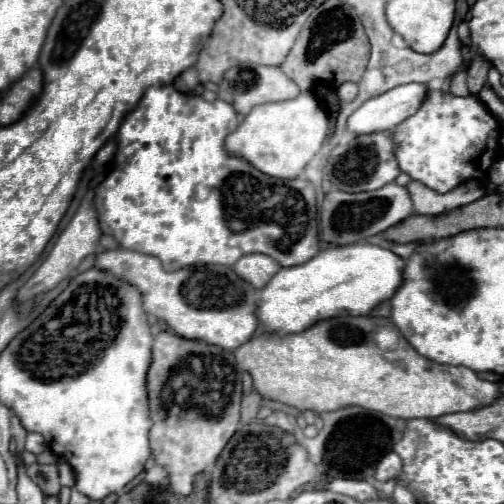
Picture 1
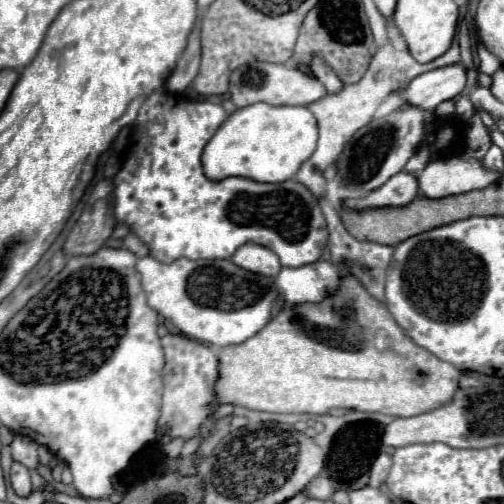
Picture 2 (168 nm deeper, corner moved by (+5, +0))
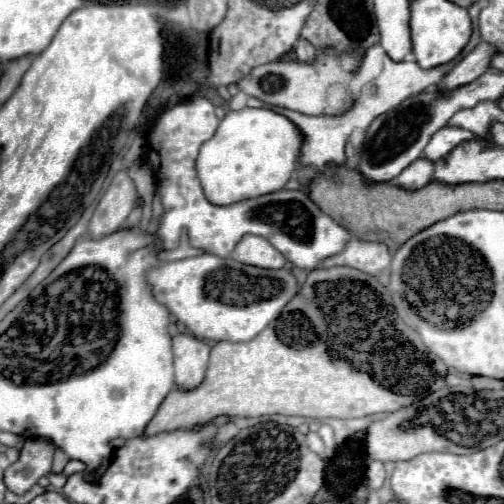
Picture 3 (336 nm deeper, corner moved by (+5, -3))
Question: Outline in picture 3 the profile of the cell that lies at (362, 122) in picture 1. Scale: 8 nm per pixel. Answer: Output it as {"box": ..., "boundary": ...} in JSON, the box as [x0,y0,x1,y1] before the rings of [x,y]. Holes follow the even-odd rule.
{"box":[439,43,497,91],"boundary":[[[479,43],[469,55],[465,55],[457,65],[455,69],[443,79],[443,83],[439,85],[441,91],[447,91],[447,89],[455,89],[455,87],[461,87],[461,85],[467,85],[471,81],[475,81],[477,77],[481,77],[489,65],[491,65],[491,59],[493,55],[497,55],[497,47],[493,47],[493,43]]]}

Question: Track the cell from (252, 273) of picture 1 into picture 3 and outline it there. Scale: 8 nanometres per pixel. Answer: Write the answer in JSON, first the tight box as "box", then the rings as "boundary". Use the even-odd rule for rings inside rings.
{"box":[231,235,285,269],"boundary":[[[245,235],[233,249],[231,257],[239,263],[263,269],[281,269],[285,265],[285,257],[267,239],[257,235]]]}

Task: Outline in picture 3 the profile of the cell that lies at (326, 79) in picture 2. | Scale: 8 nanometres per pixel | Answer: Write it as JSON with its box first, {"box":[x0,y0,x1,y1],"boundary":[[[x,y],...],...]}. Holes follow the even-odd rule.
{"box":[295,39,315,61],"boundary":[[[299,39],[295,43],[295,55],[299,61],[313,61],[315,59],[315,47],[307,39]]]}

